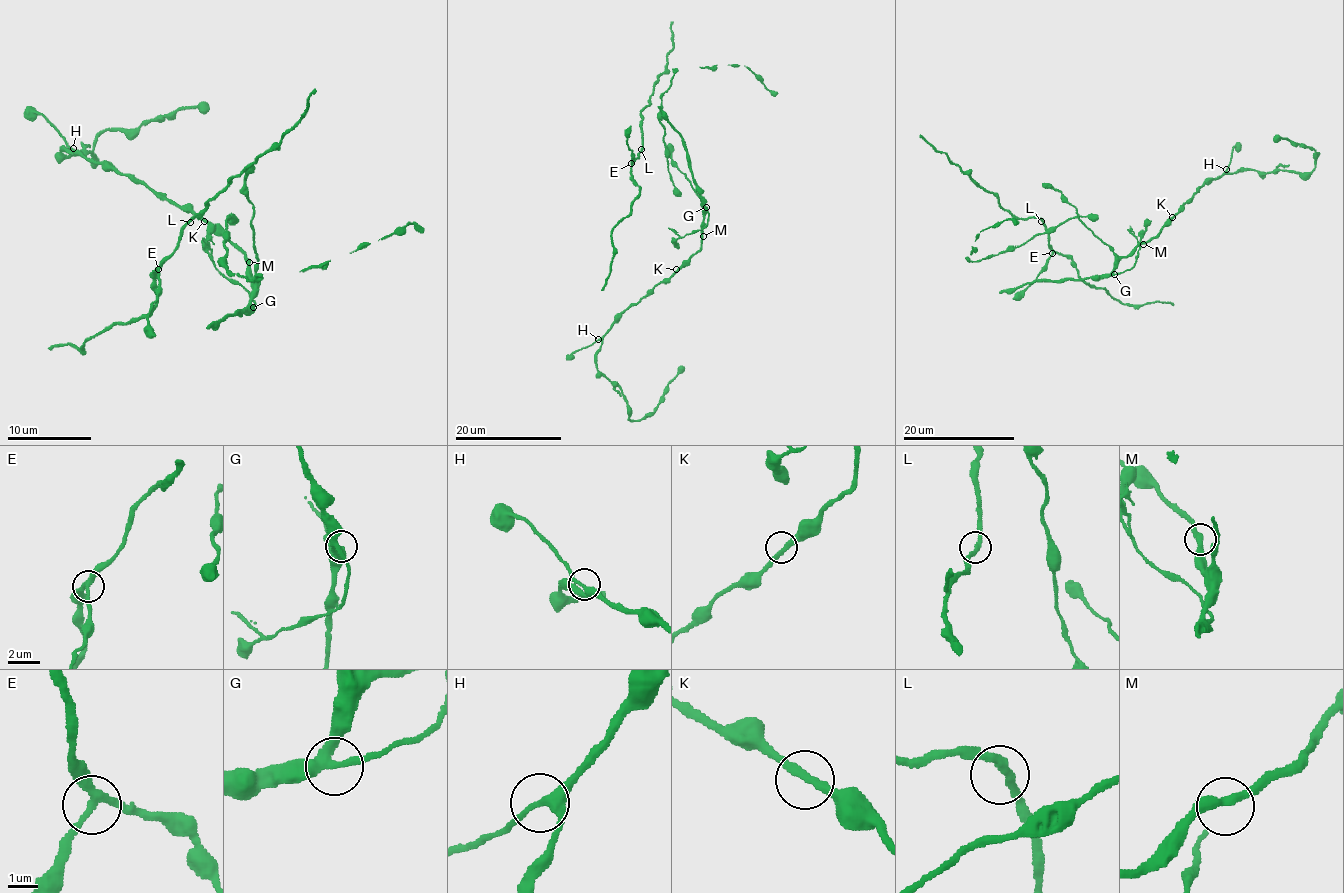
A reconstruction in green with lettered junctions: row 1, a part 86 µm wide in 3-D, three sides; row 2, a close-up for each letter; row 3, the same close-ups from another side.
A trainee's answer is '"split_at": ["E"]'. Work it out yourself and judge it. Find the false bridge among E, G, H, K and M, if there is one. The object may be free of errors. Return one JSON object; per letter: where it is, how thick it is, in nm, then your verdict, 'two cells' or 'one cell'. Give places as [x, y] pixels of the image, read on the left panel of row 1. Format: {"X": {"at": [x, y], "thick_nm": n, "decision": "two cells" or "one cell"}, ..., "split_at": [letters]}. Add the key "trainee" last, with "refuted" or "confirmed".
{"E": {"at": [158, 269], "thick_nm": 240, "decision": "two cells"}, "G": {"at": [253, 307], "thick_nm": 320, "decision": "one cell"}, "H": {"at": [73, 148], "thick_nm": 280, "decision": "one cell"}, "K": {"at": [204, 221], "thick_nm": 280, "decision": "one cell"}, "M": {"at": [249, 262], "thick_nm": 320, "decision": "one cell"}, "split_at": ["E"], "trainee": "confirmed"}

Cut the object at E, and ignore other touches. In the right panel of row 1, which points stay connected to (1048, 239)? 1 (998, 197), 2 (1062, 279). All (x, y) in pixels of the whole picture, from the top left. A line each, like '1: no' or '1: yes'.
1: yes
2: no

